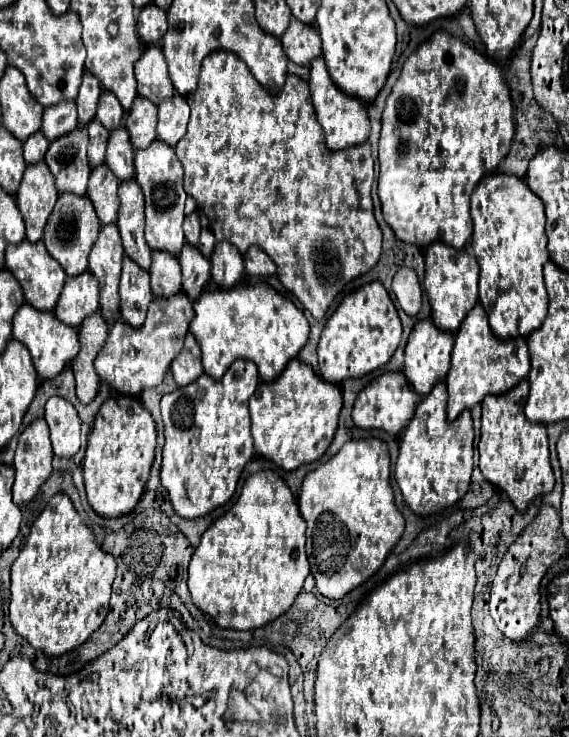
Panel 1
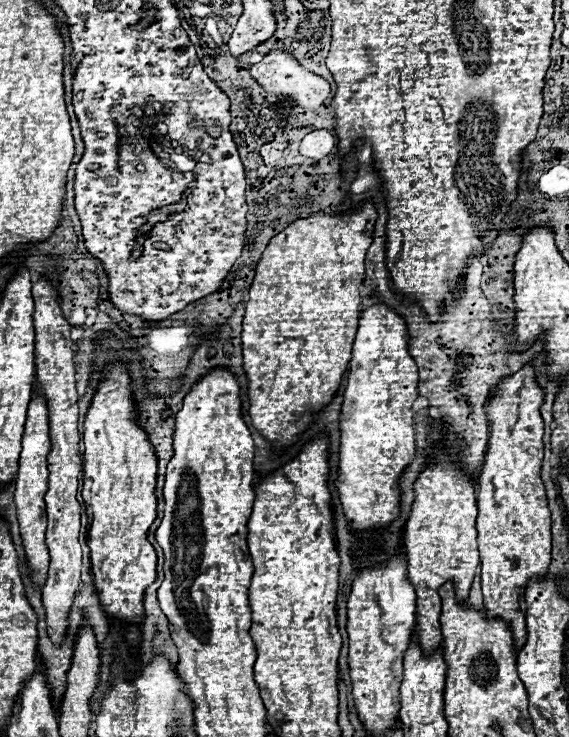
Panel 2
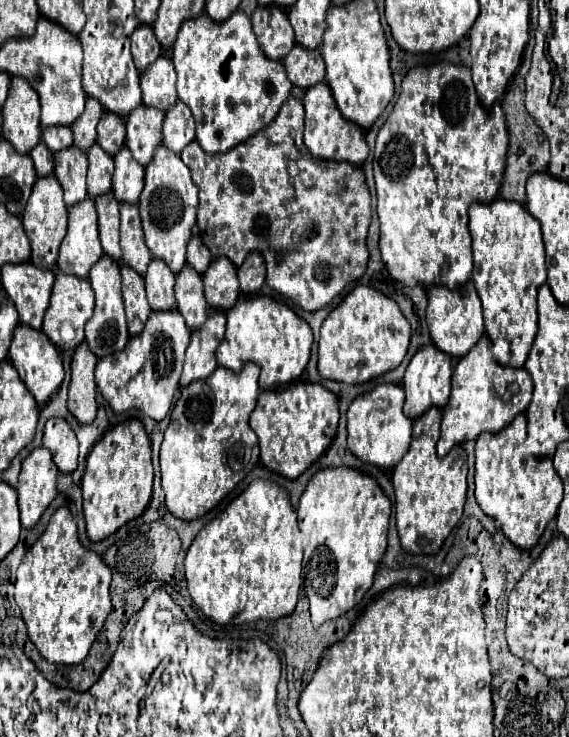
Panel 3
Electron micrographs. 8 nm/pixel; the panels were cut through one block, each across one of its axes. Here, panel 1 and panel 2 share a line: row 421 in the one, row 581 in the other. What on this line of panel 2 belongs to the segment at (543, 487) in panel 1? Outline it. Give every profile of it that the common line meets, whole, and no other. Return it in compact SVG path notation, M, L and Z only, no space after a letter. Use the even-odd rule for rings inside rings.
M532 364L498 382L496 392L486 400L484 412L490 428L484 466L478 476L478 548L482 566L482 594L488 618L502 618L514 632L516 648L526 642L524 588L532 578L542 578L550 566L550 510L540 480L544 458L544 422L540 406L544 390L536 382Z

